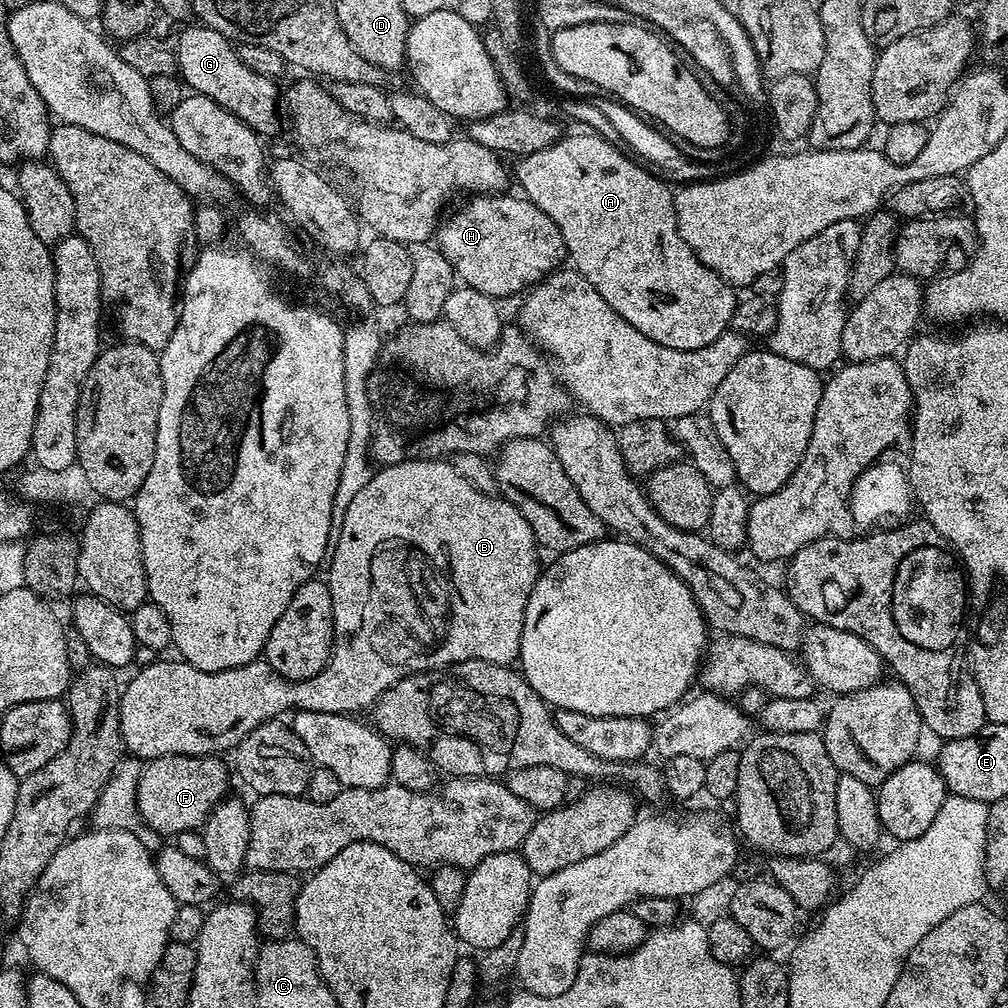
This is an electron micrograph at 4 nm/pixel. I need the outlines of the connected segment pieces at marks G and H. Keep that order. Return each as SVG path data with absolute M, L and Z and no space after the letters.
M205 26L197 27L186 29L176 40L174 55L179 79L193 93L210 98L214 102L218 102L218 106L230 110L230 114L234 114L242 122L246 122L246 126L253 128L261 137L267 138L267 136L274 135L280 128L280 112L282 116L282 92L276 89L278 87L277 81L250 70L250 66L246 66L242 62L239 51L234 47L233 42L218 30Z
M476 194L465 199L461 203L465 204L437 227L434 237L457 277L467 287L491 297L499 293L508 298L513 289L569 259L562 230L523 195L508 195Z

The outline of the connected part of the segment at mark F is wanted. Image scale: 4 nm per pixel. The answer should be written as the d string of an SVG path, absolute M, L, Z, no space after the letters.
M219 755L215 756L163 756L157 760L149 760L143 765L143 772L140 781L137 783L137 808L140 811L140 819L147 827L163 834L165 837L174 838L179 832L187 832L189 830L203 829L204 823L207 822L209 814L217 808L218 805L229 795L228 792L228 772L230 776L230 768L223 764Z

